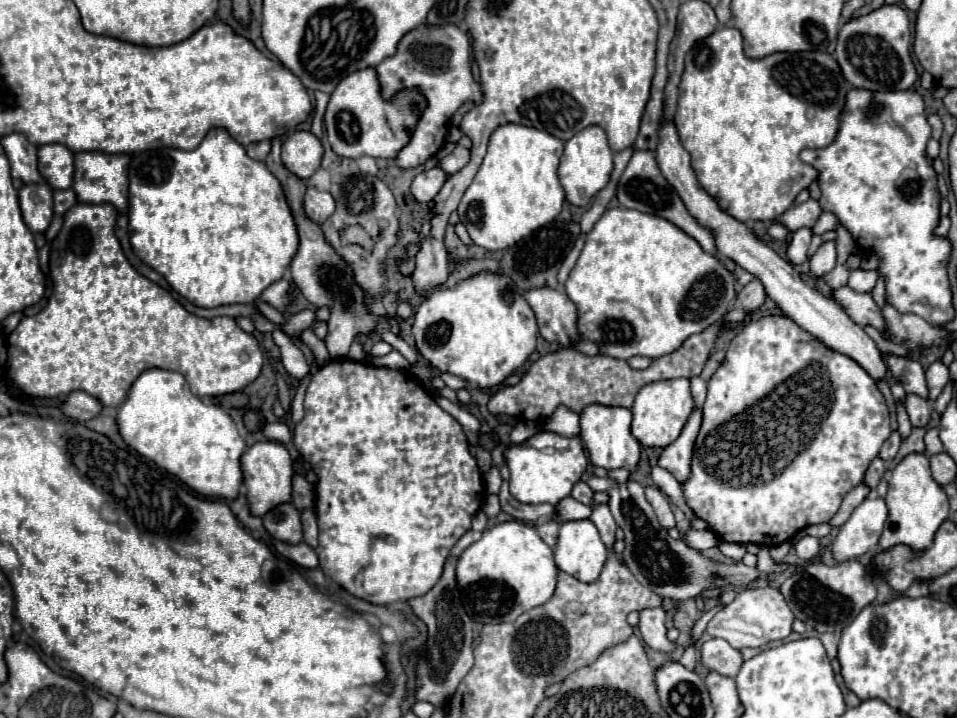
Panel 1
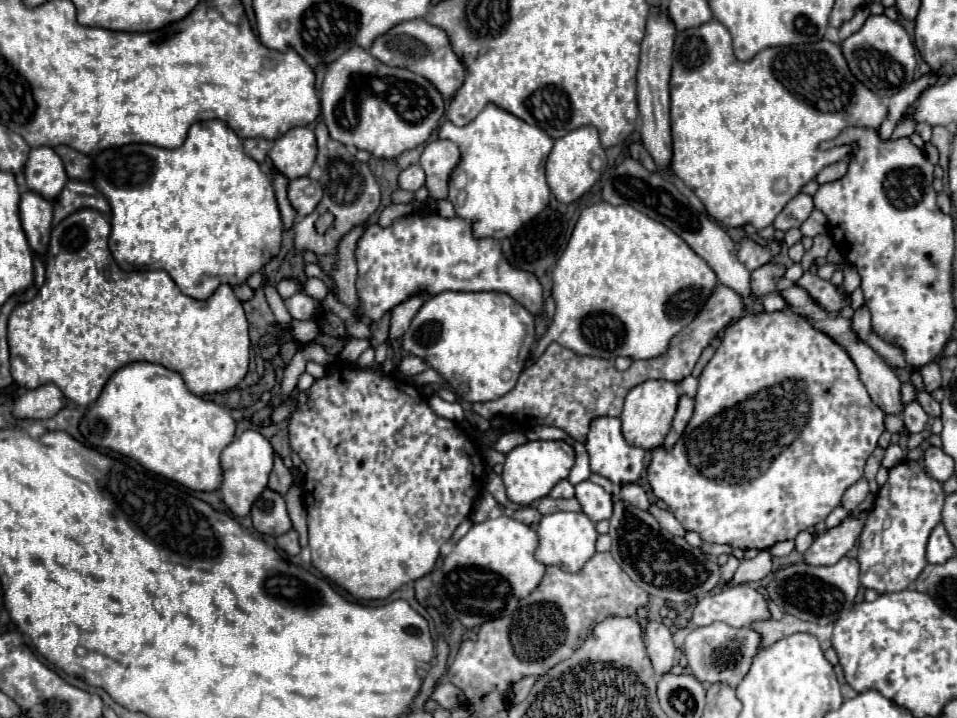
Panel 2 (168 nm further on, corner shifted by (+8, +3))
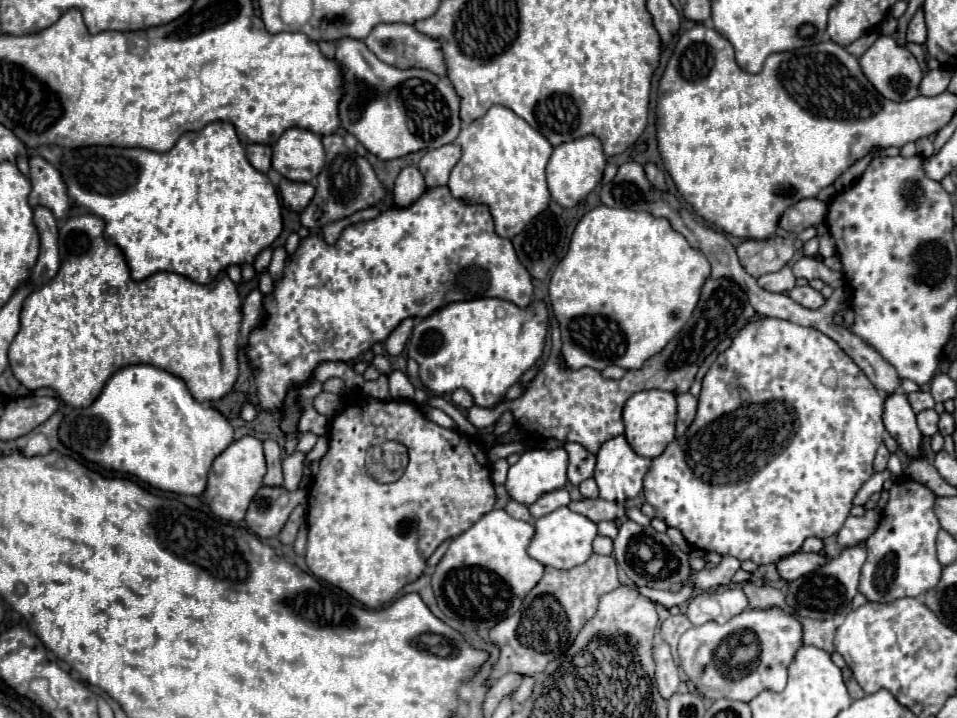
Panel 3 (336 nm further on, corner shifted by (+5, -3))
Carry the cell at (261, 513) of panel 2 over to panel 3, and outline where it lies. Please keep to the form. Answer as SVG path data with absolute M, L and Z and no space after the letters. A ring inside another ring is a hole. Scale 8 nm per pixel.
M260 487L244 519L258 537L276 537L288 521L292 509L300 503L300 499L306 499L304 495L304 491L290 493L284 487ZM278 499L288 499L288 503L280 505Z

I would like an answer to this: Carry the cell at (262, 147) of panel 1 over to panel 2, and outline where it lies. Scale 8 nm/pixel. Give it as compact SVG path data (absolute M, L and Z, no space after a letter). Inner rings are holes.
M245 139L243 147L245 147L245 153L251 159L255 159L257 163L263 163L265 157L267 157L267 153L269 153L271 143L267 139Z

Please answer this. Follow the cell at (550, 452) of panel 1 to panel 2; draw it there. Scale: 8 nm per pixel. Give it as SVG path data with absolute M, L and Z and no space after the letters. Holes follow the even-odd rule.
M527 441L523 445L517 445L513 451L507 453L503 465L503 483L509 501L531 505L533 501L547 497L559 481L567 479L573 465L575 449L565 441Z

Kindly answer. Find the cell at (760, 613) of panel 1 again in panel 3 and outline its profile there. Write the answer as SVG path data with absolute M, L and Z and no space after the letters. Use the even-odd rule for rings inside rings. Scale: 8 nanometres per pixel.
M738 585L718 587L714 591L704 591L690 599L686 617L692 625L702 625L706 621L726 623L730 617L738 615L748 607L748 599Z

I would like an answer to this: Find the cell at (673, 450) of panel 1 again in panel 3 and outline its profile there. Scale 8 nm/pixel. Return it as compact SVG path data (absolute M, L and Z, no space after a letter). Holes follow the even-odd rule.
M682 393L676 397L678 399L678 421L676 421L676 437L682 437L684 431L690 427L690 423L696 417L696 405L698 399L690 393Z

